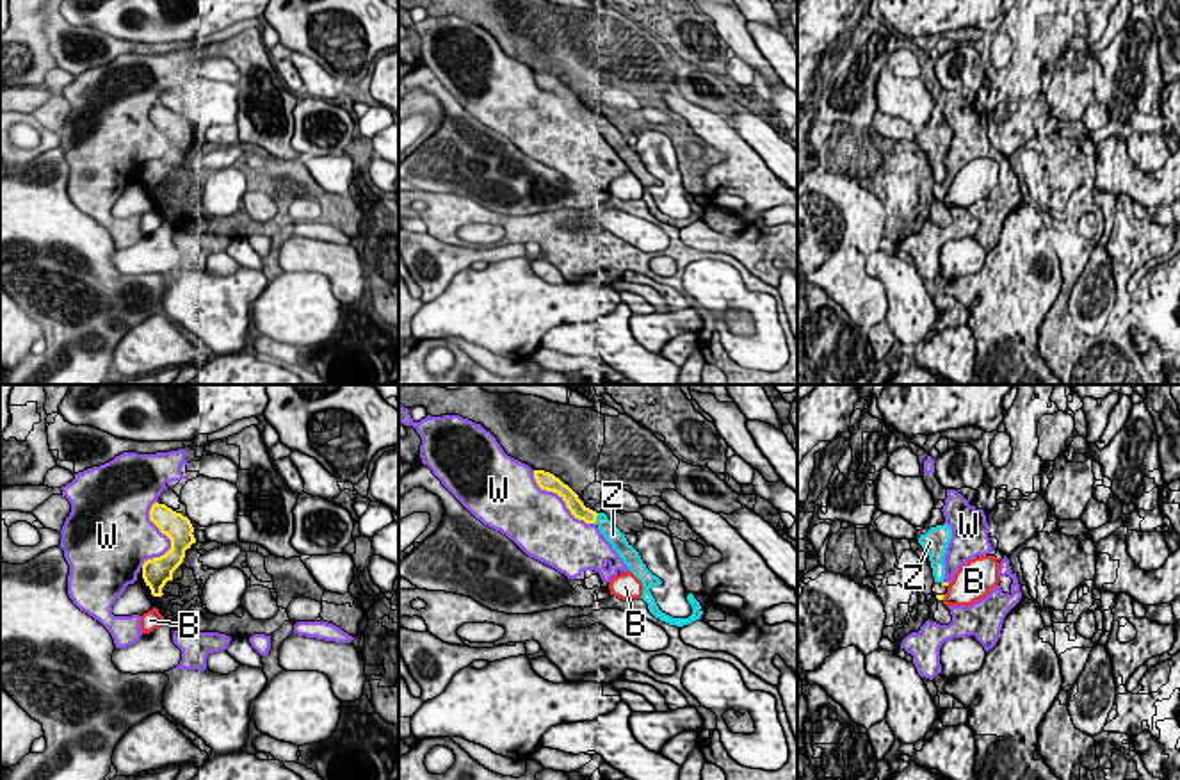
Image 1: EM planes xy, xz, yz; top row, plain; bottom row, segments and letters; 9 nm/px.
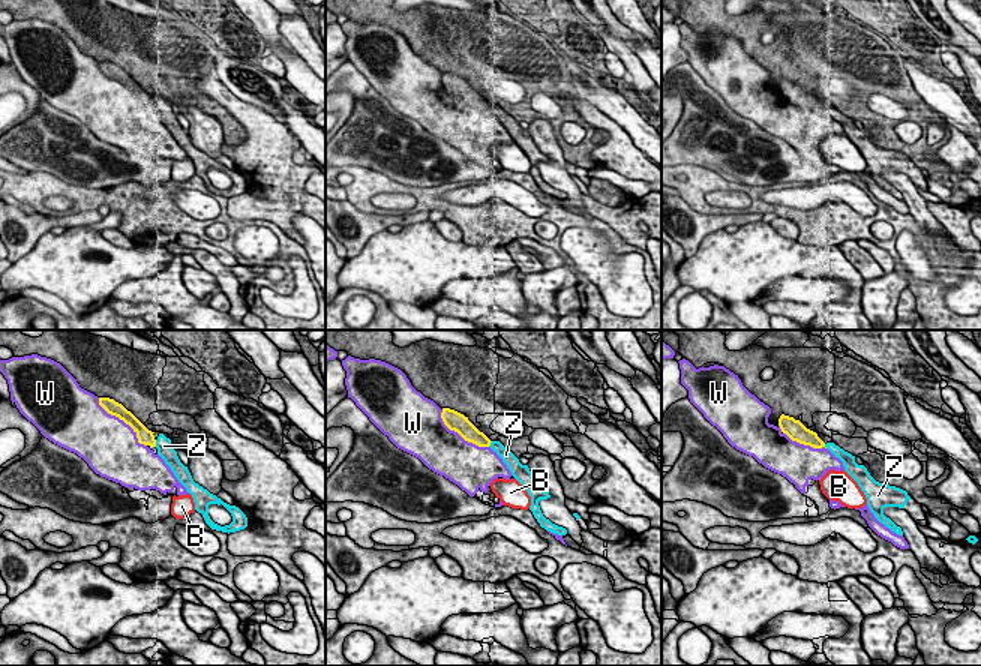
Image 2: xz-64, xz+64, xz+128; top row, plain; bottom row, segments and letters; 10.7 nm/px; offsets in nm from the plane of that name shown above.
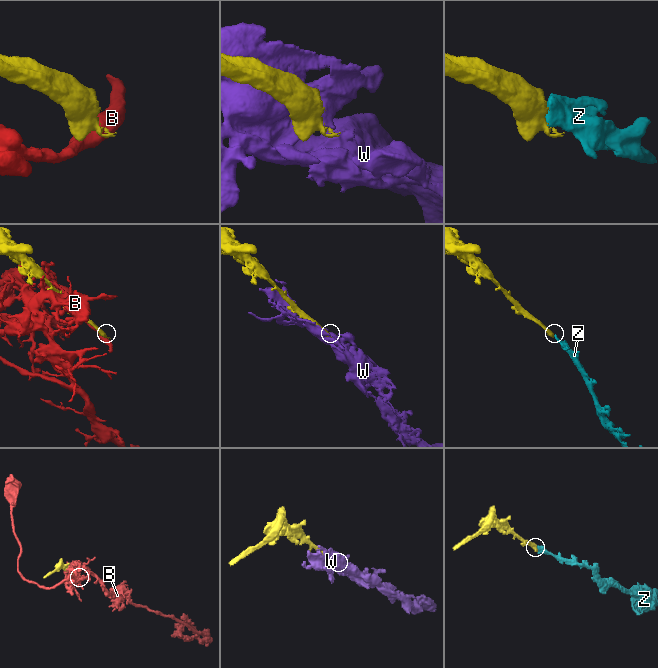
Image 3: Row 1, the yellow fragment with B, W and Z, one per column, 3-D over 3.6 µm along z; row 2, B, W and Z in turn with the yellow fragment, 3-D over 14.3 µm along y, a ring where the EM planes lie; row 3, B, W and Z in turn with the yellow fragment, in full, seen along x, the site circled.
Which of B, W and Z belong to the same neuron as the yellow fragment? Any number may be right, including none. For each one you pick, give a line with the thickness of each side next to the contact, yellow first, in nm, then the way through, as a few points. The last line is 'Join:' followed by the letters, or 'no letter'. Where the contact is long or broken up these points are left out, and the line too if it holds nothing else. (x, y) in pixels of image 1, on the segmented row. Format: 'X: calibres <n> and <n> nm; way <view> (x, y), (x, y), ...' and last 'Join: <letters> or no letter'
Z: calibres 140 and 160 nm
Join: Z

